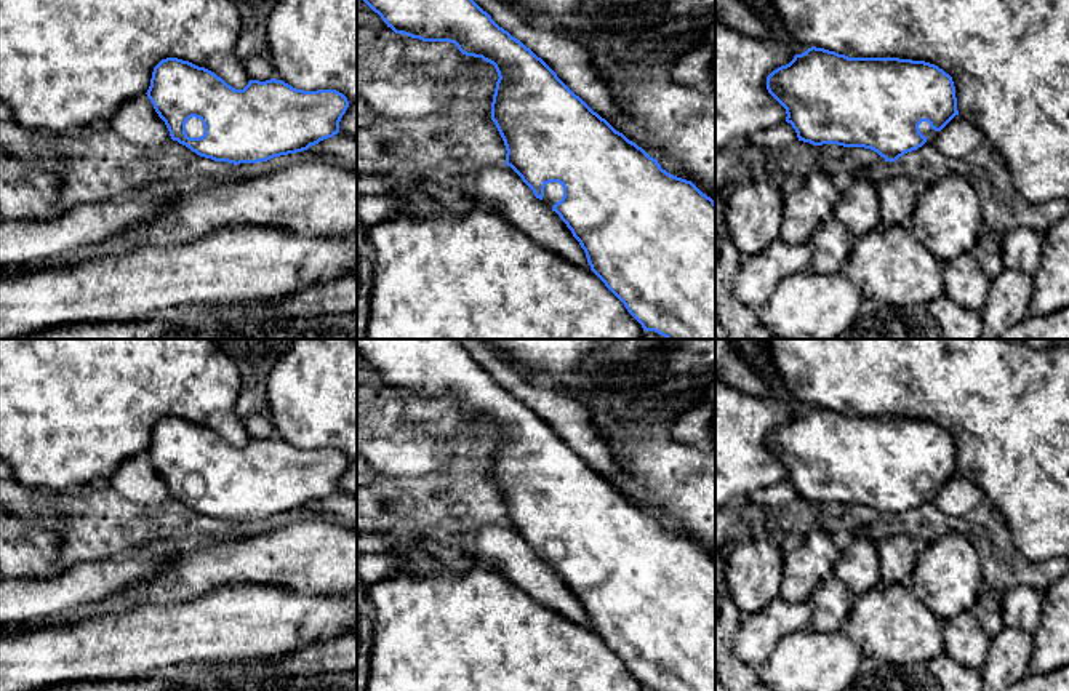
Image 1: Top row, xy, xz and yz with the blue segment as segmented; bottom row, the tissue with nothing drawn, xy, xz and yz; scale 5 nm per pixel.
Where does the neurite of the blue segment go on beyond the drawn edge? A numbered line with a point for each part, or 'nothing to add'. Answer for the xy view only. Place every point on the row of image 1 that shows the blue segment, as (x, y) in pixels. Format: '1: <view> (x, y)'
1: xy (194, 127)

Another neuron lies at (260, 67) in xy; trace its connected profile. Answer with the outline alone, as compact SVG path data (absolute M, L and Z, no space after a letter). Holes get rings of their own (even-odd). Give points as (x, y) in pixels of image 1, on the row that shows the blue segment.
M256 54L243 61L250 80L266 82L274 78L275 69L272 67L267 54Z

